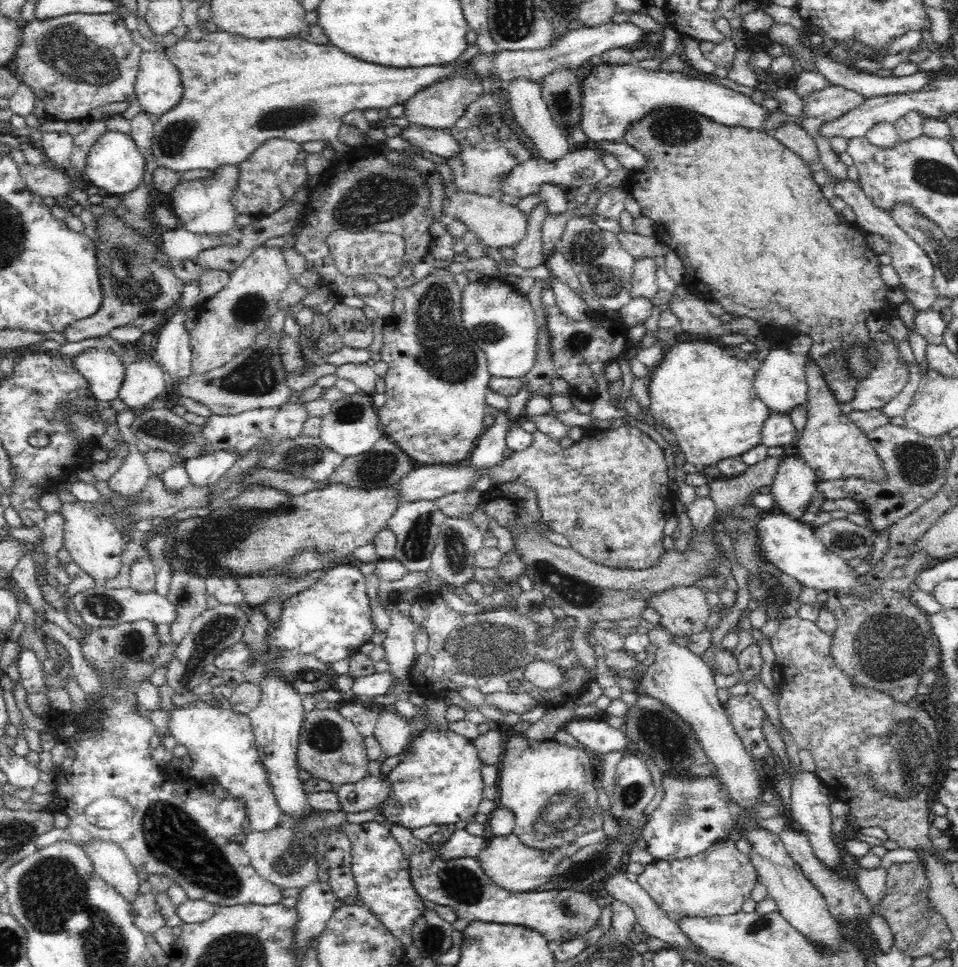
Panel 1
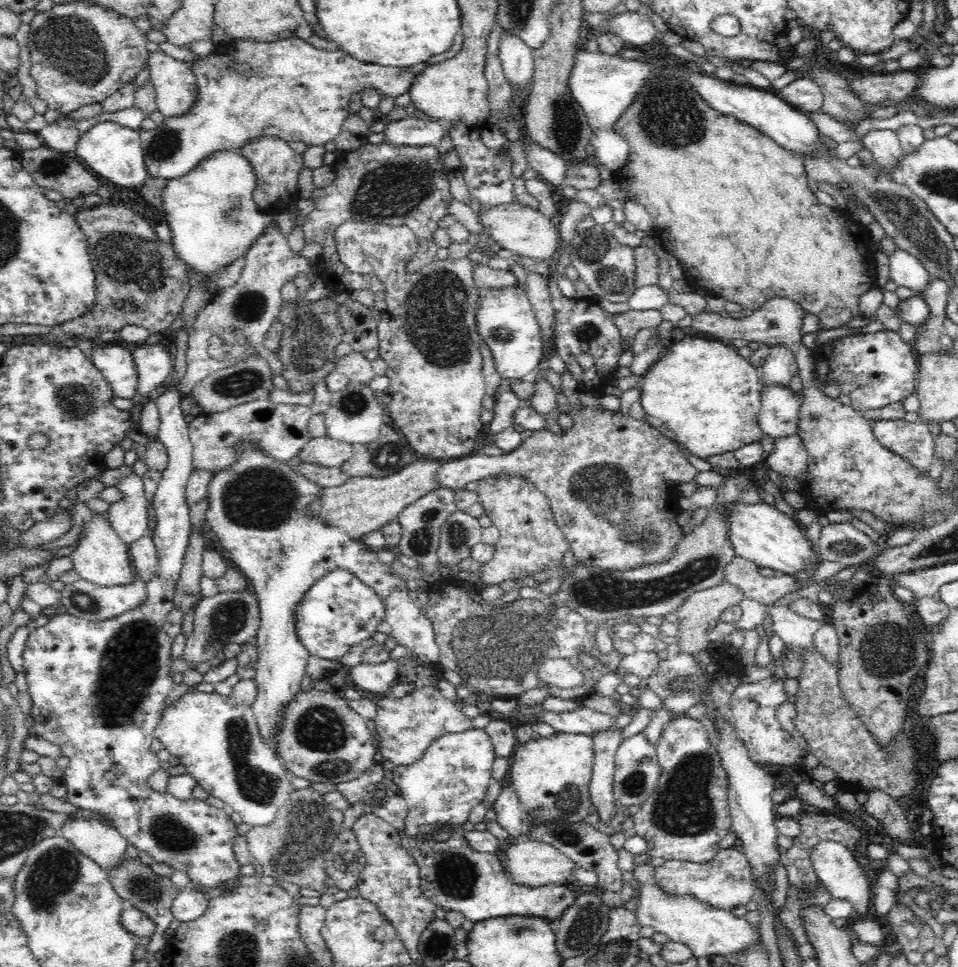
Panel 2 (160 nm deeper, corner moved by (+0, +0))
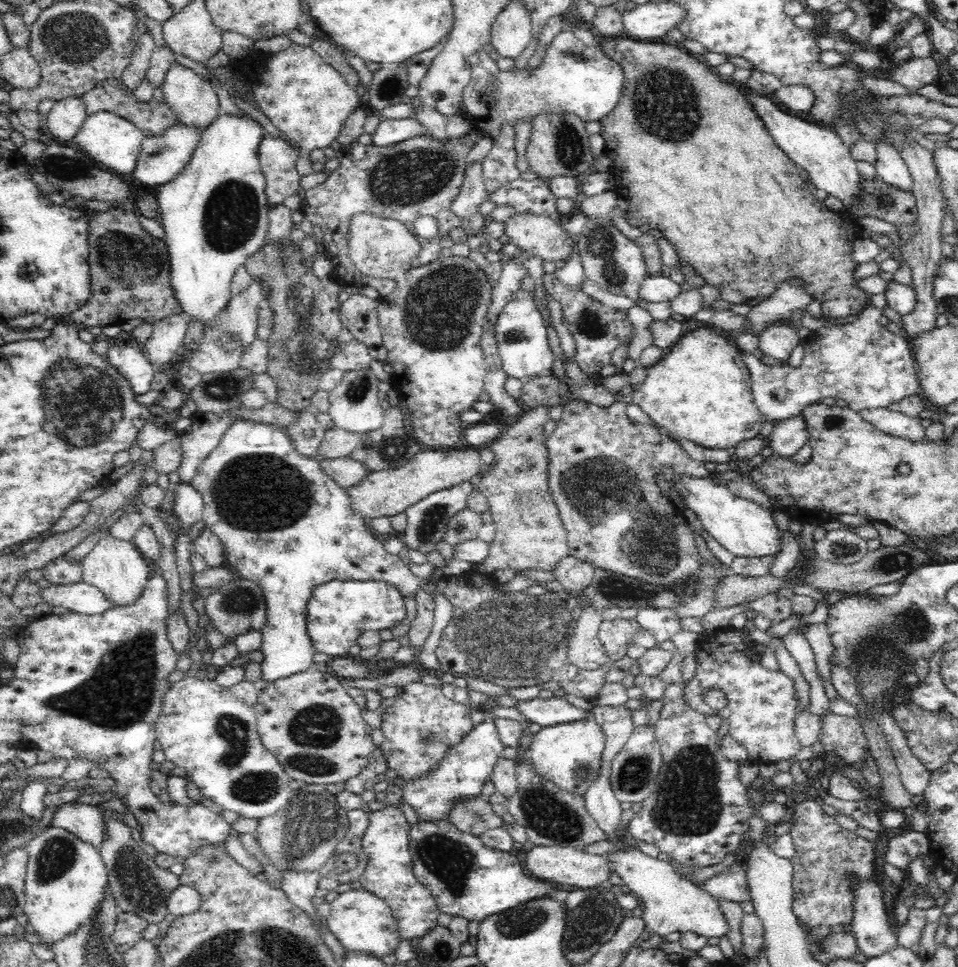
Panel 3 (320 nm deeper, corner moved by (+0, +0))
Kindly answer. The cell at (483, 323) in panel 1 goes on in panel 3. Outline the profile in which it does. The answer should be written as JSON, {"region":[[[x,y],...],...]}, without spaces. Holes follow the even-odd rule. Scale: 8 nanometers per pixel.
{"region":[[[516,288],[511,295],[510,302],[506,303],[498,316],[494,334],[496,334],[502,368],[506,371],[507,377],[525,381],[529,377],[550,372],[556,358],[548,343],[546,324],[542,321],[542,315],[536,308],[532,292]]]}

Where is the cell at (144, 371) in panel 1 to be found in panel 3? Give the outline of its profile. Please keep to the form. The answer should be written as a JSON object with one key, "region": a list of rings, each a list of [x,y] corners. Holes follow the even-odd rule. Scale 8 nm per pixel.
{"region":[[[182,313],[153,324],[153,332],[144,342],[142,352],[148,361],[159,371],[164,364],[172,363],[179,358],[183,350],[184,338],[188,334],[188,321]]]}

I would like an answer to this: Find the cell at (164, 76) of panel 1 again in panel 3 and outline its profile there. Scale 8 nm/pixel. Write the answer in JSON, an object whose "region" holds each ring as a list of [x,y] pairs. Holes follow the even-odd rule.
{"region":[[[171,63],[161,86],[163,102],[170,107],[182,125],[206,129],[218,116],[218,94],[208,79],[183,65]]]}

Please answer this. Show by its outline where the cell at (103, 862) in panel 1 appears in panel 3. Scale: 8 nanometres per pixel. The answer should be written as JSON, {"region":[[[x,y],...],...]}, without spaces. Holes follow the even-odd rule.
{"region":[[[72,801],[58,806],[51,824],[70,831],[84,843],[100,850],[105,841],[105,822],[103,820],[104,817],[96,805],[85,805]]]}

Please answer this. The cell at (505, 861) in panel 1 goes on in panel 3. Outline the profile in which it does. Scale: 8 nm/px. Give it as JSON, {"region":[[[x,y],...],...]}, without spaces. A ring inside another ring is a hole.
{"region":[[[540,846],[528,850],[524,854],[524,870],[528,870],[532,877],[540,880],[554,880],[560,884],[570,884],[579,889],[599,887],[601,882],[609,880],[612,866],[602,855],[590,854],[574,847]]]}

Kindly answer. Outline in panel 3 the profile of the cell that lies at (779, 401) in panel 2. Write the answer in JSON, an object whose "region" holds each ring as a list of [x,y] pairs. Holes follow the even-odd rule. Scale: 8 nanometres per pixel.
{"region":[[[866,294],[866,306],[858,312],[855,321],[839,325],[826,325],[813,332],[804,344],[803,361],[798,367],[789,364],[770,366],[750,353],[742,354],[747,370],[752,376],[751,389],[755,404],[760,408],[766,420],[780,422],[801,414],[808,406],[822,400],[835,398],[845,400],[855,412],[887,408],[890,404],[901,402],[910,395],[921,394],[920,381],[917,377],[916,362],[909,338],[904,334],[894,334],[878,320],[883,311],[870,303],[870,294]]]}

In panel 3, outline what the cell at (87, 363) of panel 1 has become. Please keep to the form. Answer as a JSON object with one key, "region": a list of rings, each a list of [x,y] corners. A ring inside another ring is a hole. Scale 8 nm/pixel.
{"region":[[[110,344],[107,359],[114,368],[118,369],[130,385],[135,395],[144,394],[150,390],[156,369],[148,361],[144,353],[136,350],[134,346]]]}

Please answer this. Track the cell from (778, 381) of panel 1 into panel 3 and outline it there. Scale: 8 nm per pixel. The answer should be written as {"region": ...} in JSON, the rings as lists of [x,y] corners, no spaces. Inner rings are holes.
{"region":[[[792,321],[769,324],[759,334],[759,349],[764,355],[781,360],[783,364],[788,364],[788,358],[798,344],[798,325]]]}

